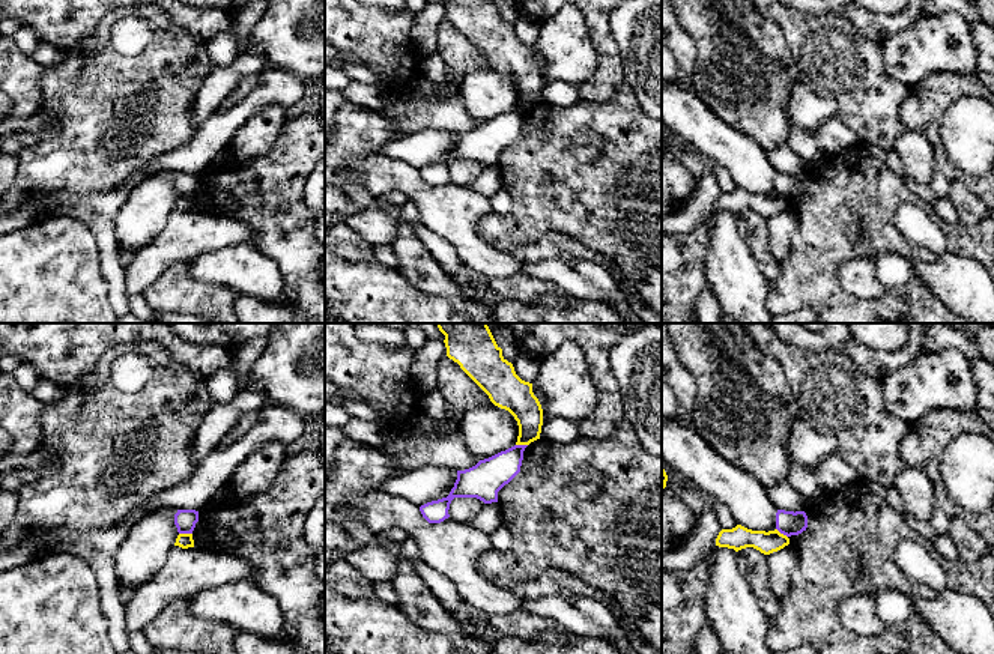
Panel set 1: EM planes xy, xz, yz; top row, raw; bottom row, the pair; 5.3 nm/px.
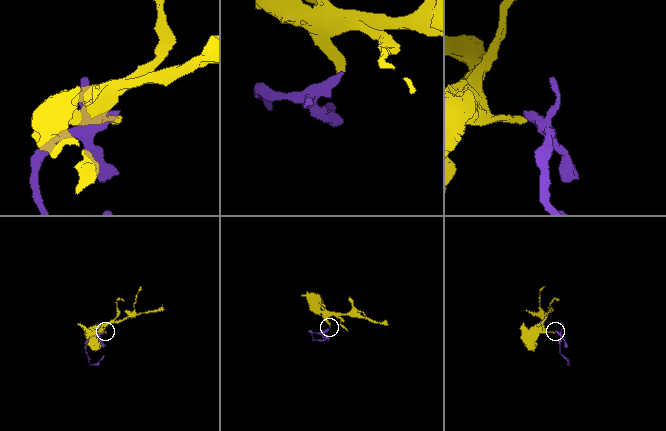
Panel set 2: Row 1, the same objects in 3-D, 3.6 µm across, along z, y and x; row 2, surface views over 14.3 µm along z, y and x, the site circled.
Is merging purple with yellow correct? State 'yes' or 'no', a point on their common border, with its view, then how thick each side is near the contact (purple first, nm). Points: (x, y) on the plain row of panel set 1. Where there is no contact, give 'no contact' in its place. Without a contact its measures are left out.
no; contact xy (185, 196); calibres 120 and 80 nm

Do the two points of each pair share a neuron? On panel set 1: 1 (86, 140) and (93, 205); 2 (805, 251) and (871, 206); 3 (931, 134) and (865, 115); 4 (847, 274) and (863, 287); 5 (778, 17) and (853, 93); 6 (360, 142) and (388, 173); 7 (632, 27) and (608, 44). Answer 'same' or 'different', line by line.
1: different
2: same
3: different
4: same
5: same
6: different
7: different

